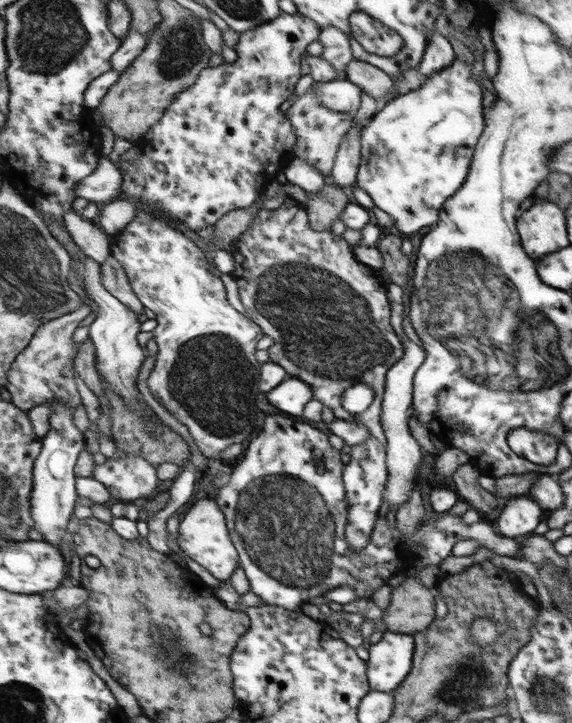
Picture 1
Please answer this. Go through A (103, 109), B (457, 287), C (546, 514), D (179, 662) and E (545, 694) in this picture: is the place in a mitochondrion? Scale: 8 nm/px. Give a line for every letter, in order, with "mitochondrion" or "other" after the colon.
A: other
B: mitochondrion
C: other
D: mitochondrion
E: mitochondrion

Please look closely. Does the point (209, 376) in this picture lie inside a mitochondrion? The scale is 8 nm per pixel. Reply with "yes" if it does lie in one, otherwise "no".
yes

